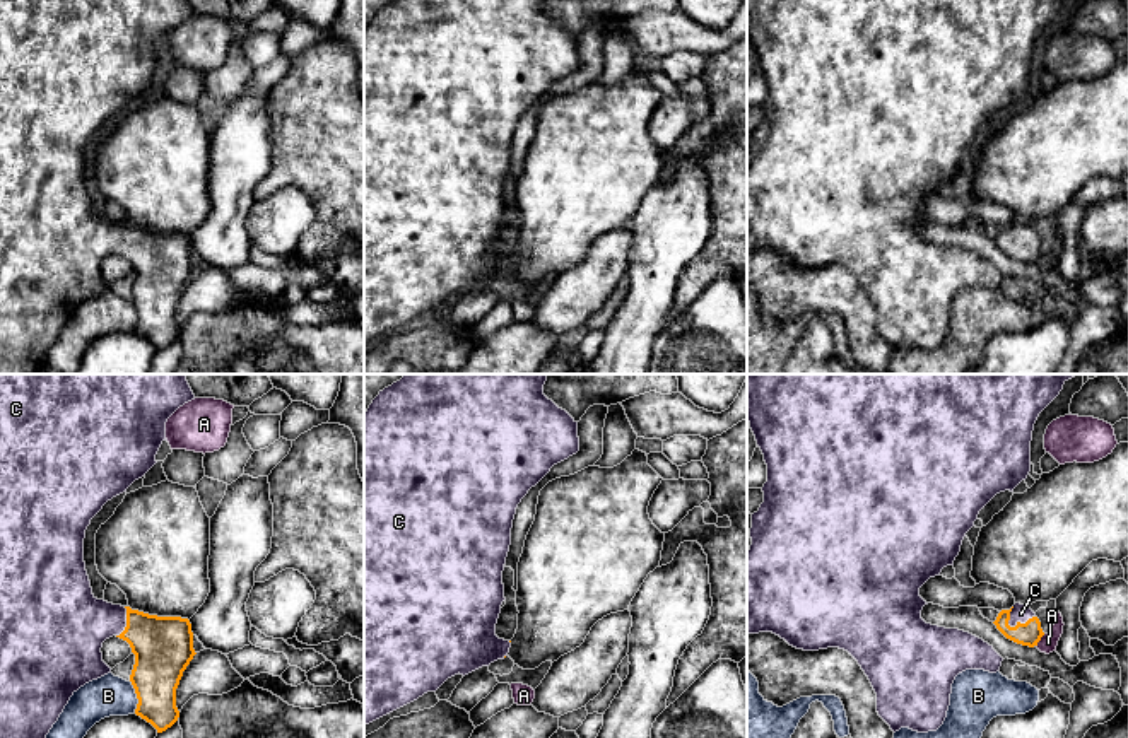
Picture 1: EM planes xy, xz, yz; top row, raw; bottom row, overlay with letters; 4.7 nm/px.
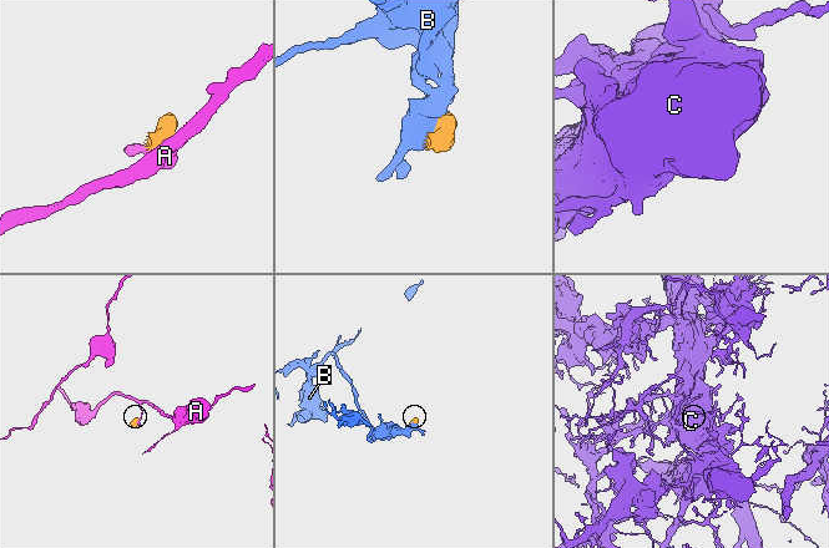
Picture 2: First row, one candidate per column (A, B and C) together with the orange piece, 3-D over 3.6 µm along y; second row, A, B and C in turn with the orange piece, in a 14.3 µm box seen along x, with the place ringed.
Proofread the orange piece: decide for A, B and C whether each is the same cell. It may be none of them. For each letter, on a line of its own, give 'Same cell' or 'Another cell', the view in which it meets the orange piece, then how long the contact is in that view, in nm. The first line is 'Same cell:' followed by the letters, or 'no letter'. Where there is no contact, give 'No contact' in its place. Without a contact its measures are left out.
Same cell: C
A: Another cell. Touches orange in yz. Shared border 80 nm
B: Another cell. Touches orange in xy. Shared border 150 nm
C: Same cell. Touches orange in yz. Shared border 140 nm

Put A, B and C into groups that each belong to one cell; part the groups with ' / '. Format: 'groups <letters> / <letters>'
groups A / B / C

